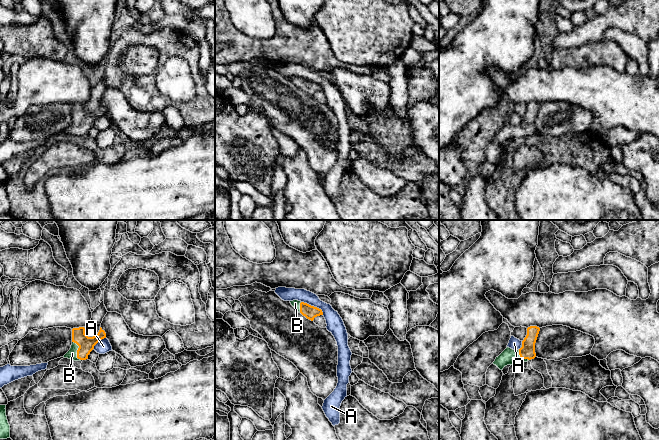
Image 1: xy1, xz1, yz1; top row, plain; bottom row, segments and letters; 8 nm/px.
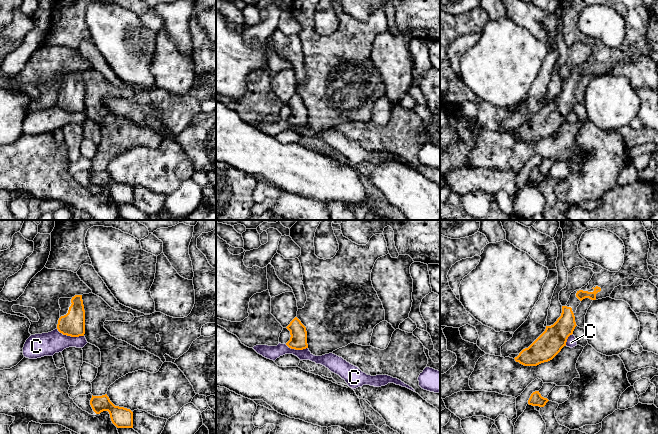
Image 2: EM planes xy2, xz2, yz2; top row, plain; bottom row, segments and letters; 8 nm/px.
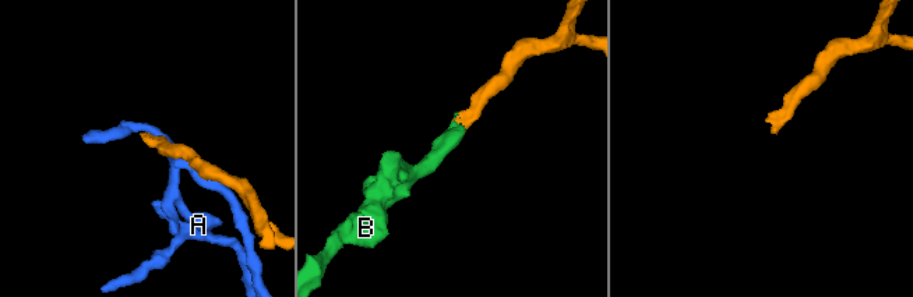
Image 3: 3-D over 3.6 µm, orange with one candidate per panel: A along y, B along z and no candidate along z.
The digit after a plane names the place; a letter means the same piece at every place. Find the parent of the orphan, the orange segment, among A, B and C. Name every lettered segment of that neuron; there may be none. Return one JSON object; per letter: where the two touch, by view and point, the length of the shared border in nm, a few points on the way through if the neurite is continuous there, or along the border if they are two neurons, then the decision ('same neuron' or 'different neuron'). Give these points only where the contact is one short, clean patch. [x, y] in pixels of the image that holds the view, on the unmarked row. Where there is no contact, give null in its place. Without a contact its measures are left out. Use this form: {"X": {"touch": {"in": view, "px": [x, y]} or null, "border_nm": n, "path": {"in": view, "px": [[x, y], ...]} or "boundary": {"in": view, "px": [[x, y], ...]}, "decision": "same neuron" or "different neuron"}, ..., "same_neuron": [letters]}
{"A": {"touch": {"in": "xz1", "px": [313, 82]}, "border_nm": 220, "decision": "different neuron"}, "B": {"touch": {"in": "xy1", "px": [77, 126]}, "border_nm": 170, "path": {"in": "xy1", "px": [[86, 120], [77, 126], [72, 129]]}, "decision": "same neuron"}, "C": {"touch": {"in": "xy2", "px": [70, 111]}, "border_nm": 220, "boundary": {"in": "xy2", "px": [[57, 104], [63, 110], [83, 112]]}, "decision": "different neuron"}, "same_neuron": ["B"]}

